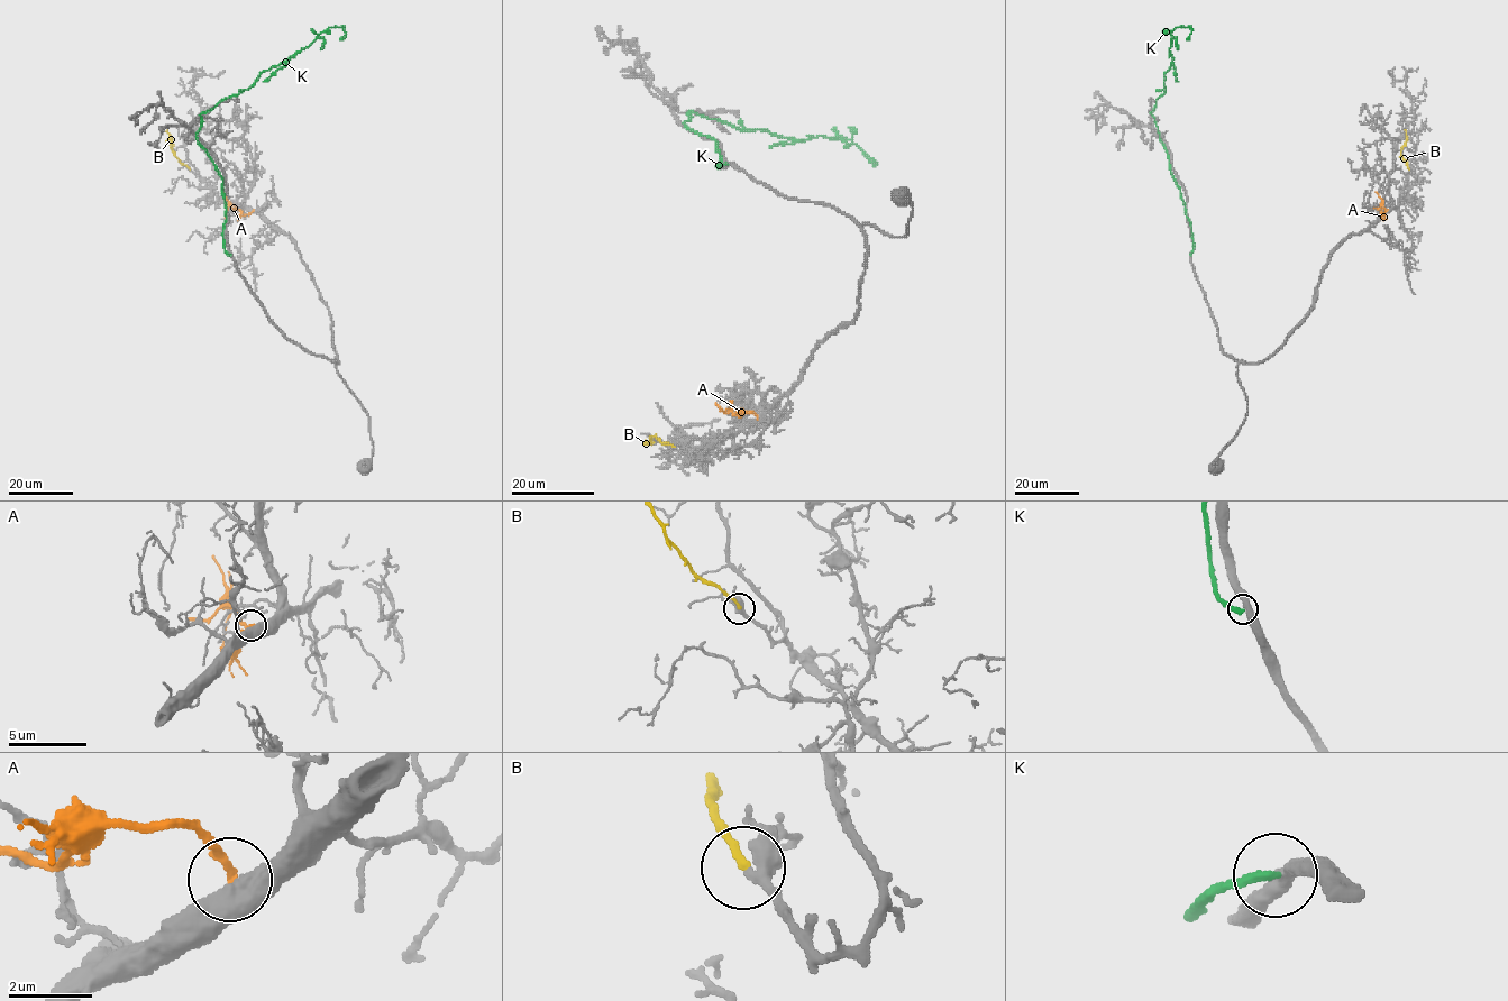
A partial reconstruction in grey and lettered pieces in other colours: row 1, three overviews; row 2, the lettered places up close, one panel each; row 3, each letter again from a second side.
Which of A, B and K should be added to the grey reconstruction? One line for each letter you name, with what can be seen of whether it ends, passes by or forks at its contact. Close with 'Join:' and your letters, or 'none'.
B: it ends
Join: B

